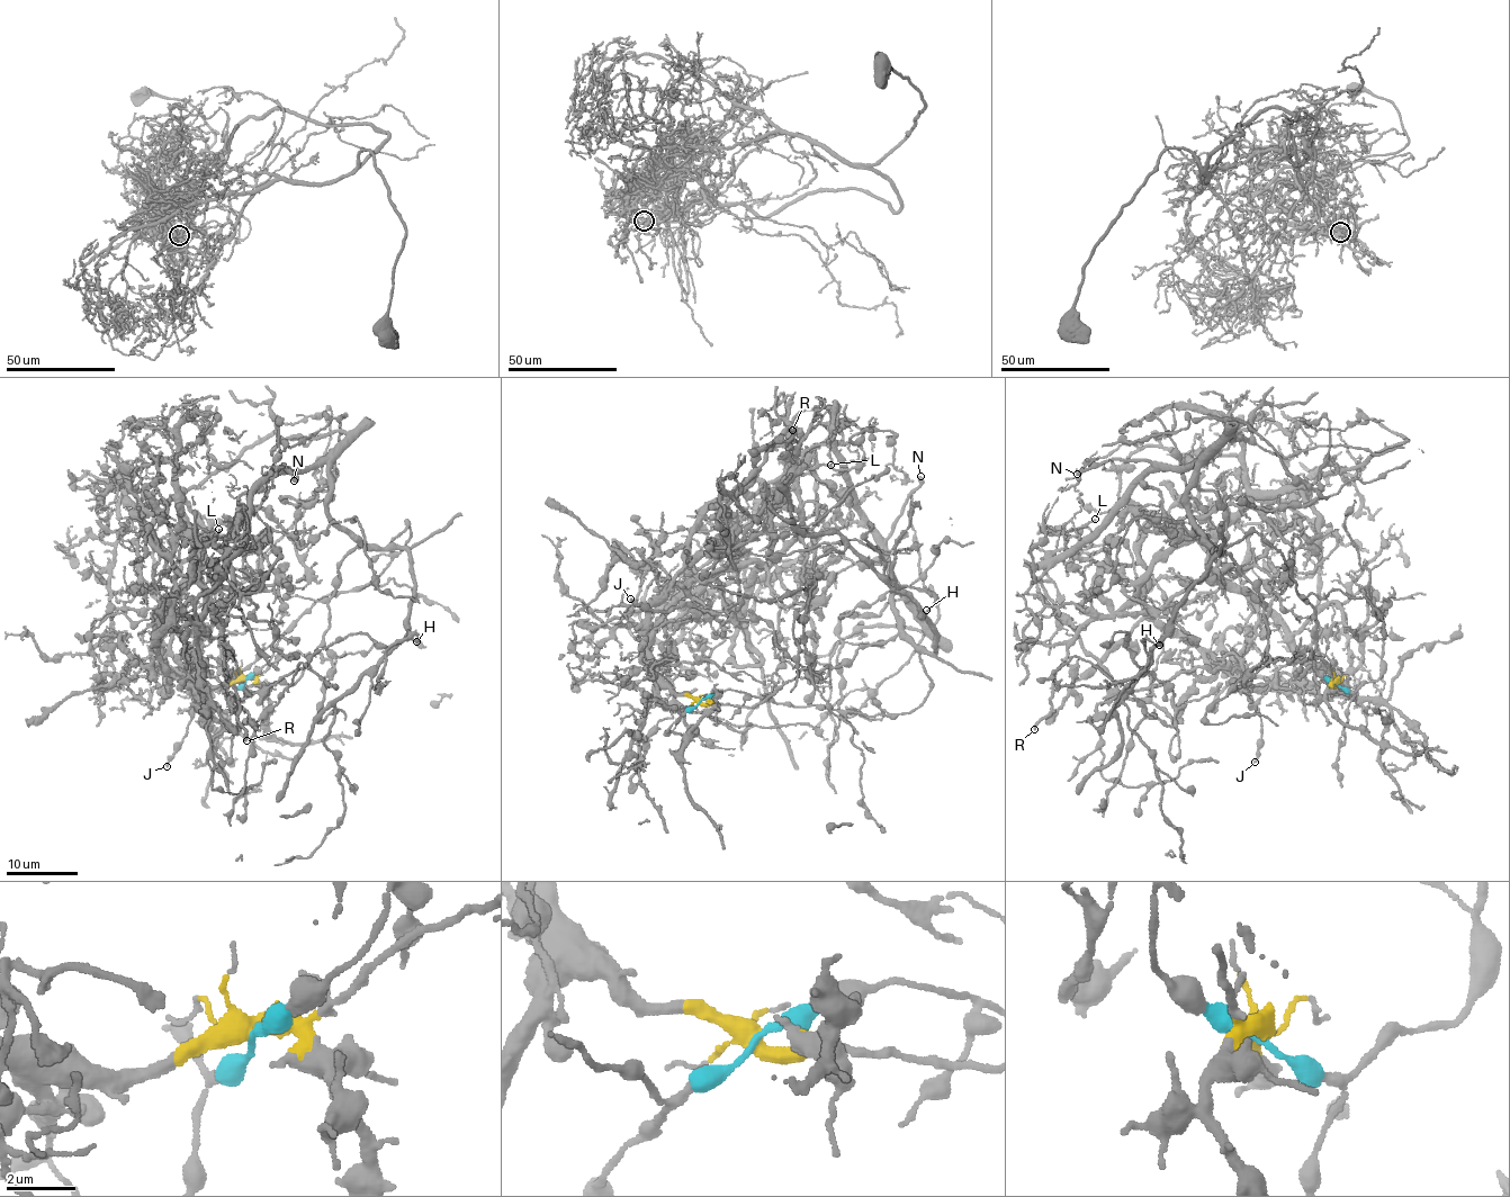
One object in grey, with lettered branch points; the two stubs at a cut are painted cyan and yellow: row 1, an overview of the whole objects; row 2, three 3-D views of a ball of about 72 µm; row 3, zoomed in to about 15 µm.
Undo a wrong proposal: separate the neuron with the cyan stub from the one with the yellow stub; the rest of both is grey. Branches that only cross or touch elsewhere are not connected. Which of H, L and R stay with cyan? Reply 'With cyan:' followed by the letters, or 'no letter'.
With cyan: H

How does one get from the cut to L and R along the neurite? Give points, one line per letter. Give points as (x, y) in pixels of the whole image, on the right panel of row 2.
L: (1337, 683), (1211, 566), (1207, 536), (1117, 578), (1067, 548), (1095, 519)
R: (1337, 683), (1286, 638), (1277, 615), (1211, 566), (1212, 539), (1191, 537), (1116, 610), (1078, 632), (1034, 730)

